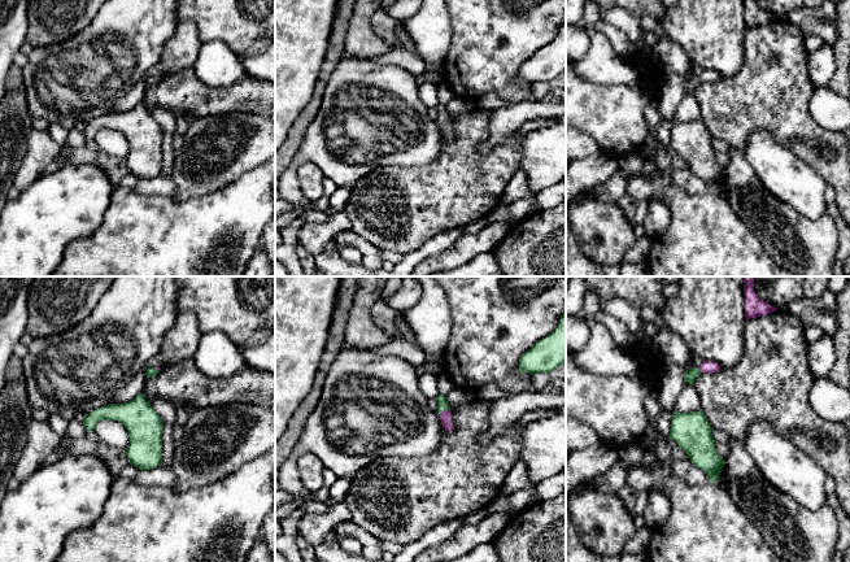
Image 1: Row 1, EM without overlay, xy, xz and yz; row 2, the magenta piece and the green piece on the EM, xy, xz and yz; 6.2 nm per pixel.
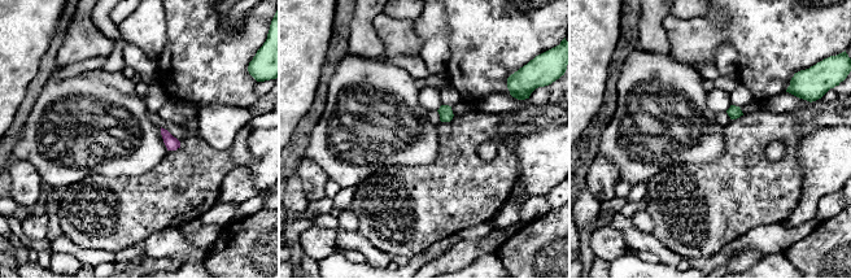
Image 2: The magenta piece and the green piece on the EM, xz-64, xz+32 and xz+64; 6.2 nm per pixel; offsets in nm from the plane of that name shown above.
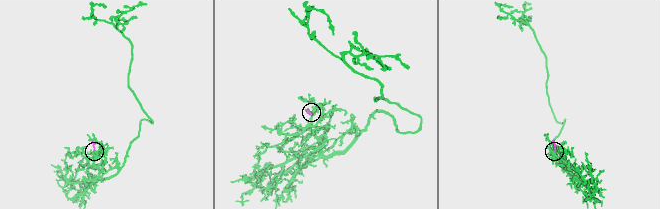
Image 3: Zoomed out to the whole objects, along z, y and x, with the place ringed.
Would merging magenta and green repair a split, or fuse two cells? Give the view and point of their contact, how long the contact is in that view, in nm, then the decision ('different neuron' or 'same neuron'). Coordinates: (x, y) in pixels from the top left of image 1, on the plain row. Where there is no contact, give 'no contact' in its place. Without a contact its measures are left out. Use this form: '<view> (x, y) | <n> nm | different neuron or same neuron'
xz (445, 120) | 70 nm | same neuron

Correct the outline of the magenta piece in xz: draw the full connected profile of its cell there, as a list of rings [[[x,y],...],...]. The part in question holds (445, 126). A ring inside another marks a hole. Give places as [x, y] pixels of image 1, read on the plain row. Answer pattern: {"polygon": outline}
{"polygon": [[[439,104],[437,106],[437,122],[440,123],[440,130],[443,132],[443,138],[448,139],[448,140],[453,140],[454,135],[453,135],[453,130],[452,130],[452,121],[449,117],[449,113],[446,110],[446,106],[443,104]]]}

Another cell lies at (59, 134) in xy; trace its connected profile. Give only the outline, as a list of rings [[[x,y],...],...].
[[[51,123],[48,132],[58,145],[65,145],[69,131],[64,126],[60,123]]]

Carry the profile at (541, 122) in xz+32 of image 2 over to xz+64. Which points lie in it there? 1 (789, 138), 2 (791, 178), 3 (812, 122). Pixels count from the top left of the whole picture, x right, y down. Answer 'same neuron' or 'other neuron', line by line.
1: same neuron
2: same neuron
3: same neuron

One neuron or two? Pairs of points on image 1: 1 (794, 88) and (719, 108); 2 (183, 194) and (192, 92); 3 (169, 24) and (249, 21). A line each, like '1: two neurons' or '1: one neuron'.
1: one neuron
2: two neurons
3: two neurons

